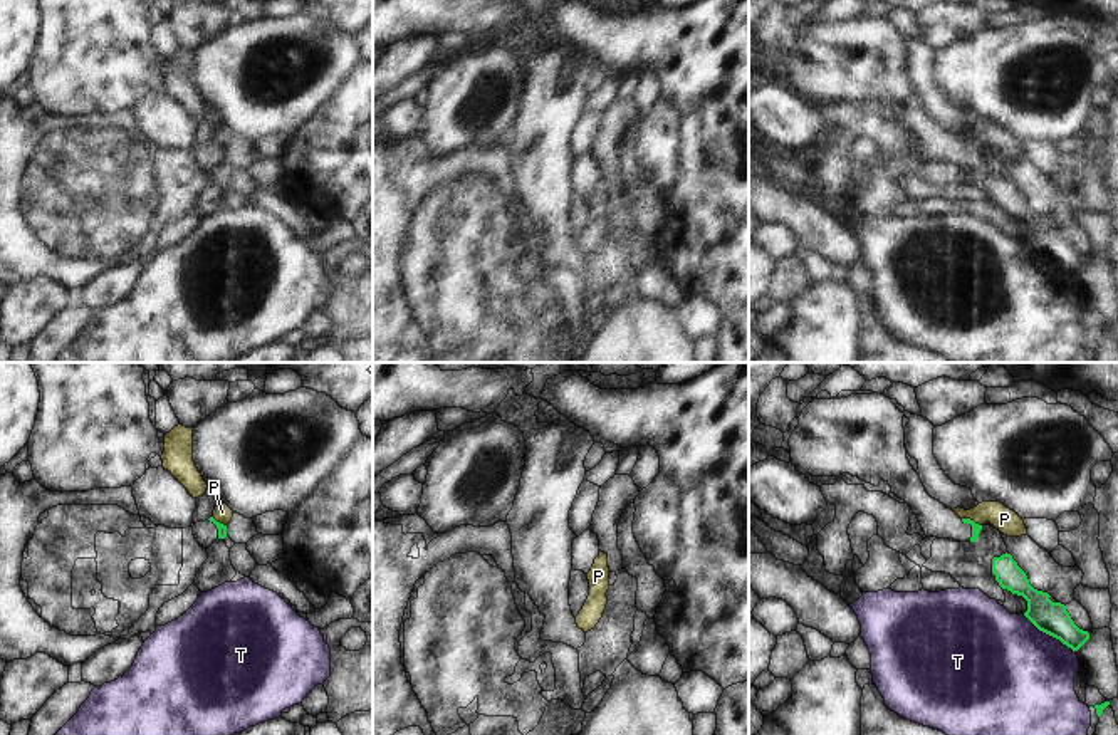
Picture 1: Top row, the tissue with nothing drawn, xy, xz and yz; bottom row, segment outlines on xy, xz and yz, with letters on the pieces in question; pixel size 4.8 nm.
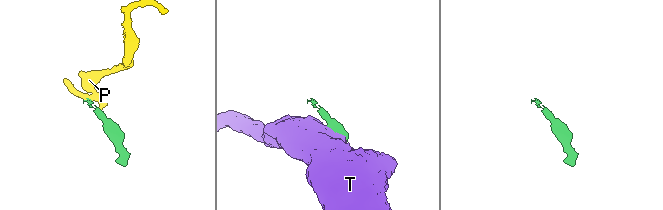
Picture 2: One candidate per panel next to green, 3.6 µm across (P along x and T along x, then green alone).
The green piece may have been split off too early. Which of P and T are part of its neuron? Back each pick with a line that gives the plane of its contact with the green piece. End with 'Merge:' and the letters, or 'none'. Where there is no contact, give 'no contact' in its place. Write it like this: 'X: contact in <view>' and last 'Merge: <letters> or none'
Merge: none

